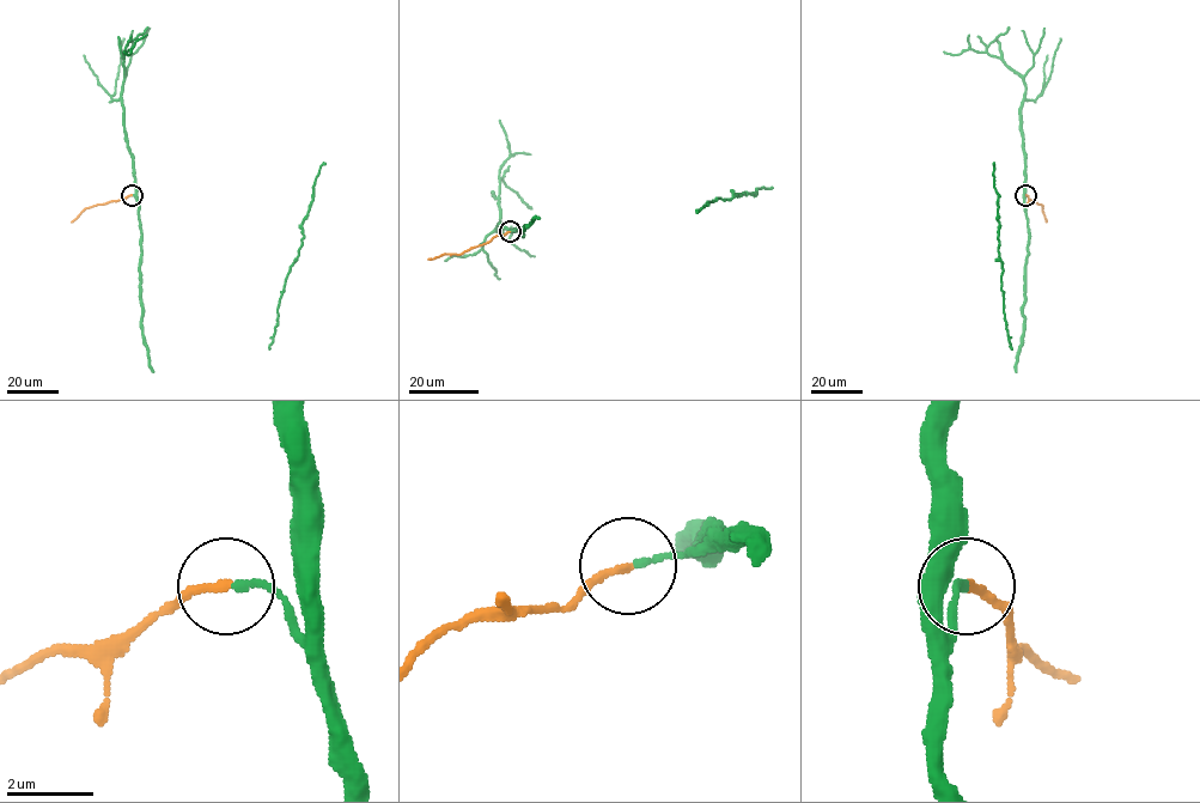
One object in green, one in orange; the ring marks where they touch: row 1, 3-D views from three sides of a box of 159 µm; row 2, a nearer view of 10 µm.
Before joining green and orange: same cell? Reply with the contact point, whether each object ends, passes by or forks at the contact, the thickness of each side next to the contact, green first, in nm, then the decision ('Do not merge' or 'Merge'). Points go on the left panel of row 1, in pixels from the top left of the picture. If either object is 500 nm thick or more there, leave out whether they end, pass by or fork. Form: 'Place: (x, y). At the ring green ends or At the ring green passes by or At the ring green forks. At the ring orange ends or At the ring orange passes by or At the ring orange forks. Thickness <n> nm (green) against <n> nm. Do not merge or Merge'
Place: (132, 195). At the ring green ends. At the ring orange ends. Thickness 160 nm (green) against 160 nm. Merge

